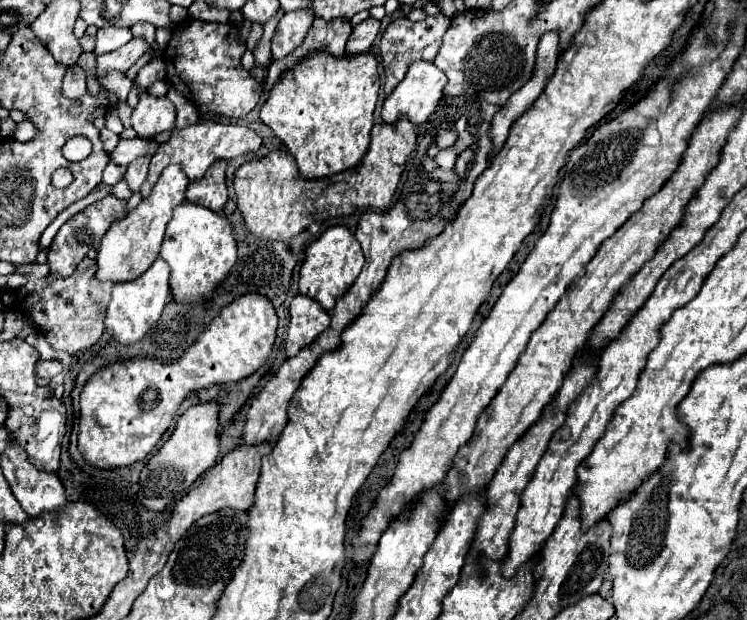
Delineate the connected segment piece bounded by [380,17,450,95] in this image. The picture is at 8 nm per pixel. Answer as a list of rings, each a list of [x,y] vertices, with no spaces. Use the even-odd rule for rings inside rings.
[[[402,17],[402,19],[394,19],[382,39],[380,39],[380,55],[382,55],[382,63],[384,63],[384,75],[386,75],[386,83],[384,83],[384,91],[386,95],[390,95],[394,91],[394,87],[404,79],[408,67],[418,61],[434,61],[434,57],[438,55],[438,49],[442,45],[442,35],[446,33],[446,29],[450,27],[450,19],[448,17],[428,17],[424,21],[412,23],[410,19]]]

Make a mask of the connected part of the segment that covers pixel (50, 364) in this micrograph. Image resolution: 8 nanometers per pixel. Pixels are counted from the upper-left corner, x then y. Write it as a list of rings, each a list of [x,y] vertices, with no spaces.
[[[38,361],[38,363],[36,363],[36,373],[38,373],[40,377],[52,379],[52,377],[60,375],[62,371],[64,371],[64,365],[62,365],[60,361]]]

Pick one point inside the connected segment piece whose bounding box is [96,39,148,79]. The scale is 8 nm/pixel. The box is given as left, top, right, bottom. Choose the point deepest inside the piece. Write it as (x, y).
(120, 60)

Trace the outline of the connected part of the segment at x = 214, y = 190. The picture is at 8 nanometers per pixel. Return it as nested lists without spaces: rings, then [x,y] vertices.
[[[214,163],[204,179],[194,181],[186,191],[186,201],[202,205],[214,213],[222,213],[224,203],[228,201],[226,191],[226,163]]]

